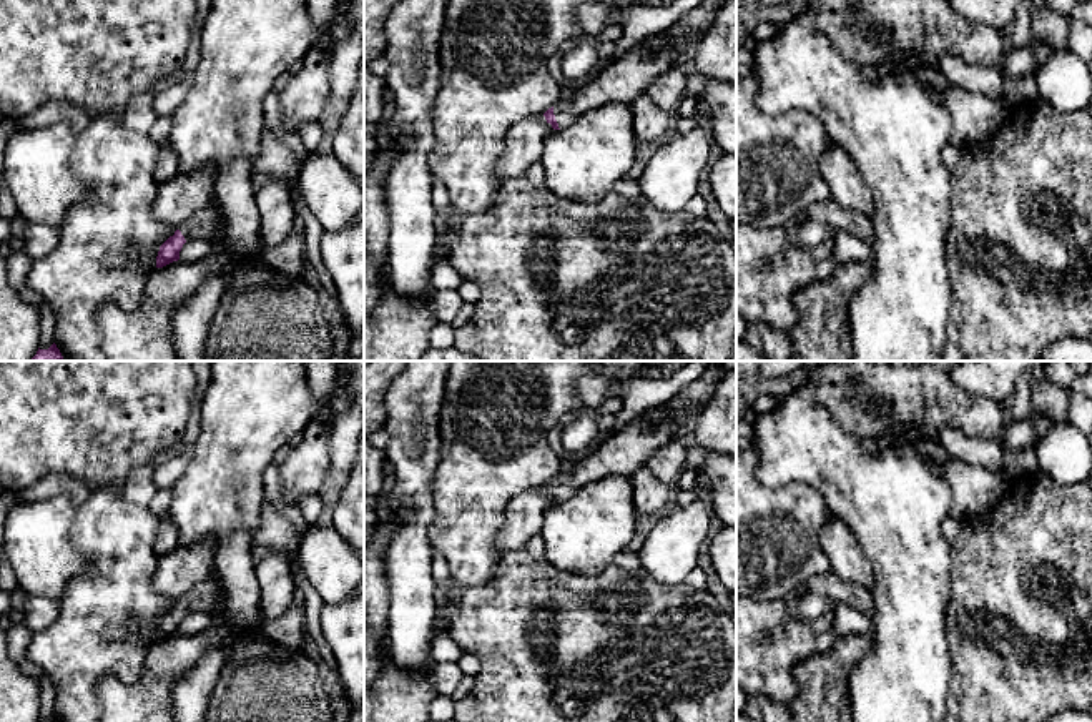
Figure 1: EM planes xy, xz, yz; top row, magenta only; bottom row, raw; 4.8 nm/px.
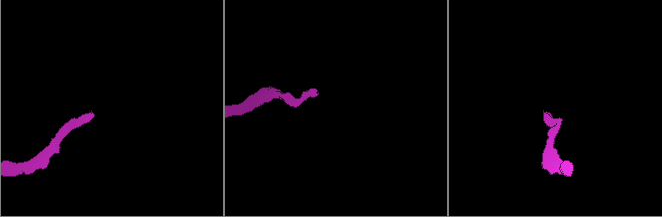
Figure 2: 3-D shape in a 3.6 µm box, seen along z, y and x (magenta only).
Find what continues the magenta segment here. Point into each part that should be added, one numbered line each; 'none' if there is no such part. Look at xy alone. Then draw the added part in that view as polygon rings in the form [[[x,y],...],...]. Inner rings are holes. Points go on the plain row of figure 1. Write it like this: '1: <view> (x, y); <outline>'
1: xy (206, 596); [[[209,576],[204,582],[199,582],[191,591],[178,599],[186,614],[201,611],[216,614],[221,602],[221,589],[218,582]]]

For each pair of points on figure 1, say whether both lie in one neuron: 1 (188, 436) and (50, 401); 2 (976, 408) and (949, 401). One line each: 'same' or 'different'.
1: different
2: same

